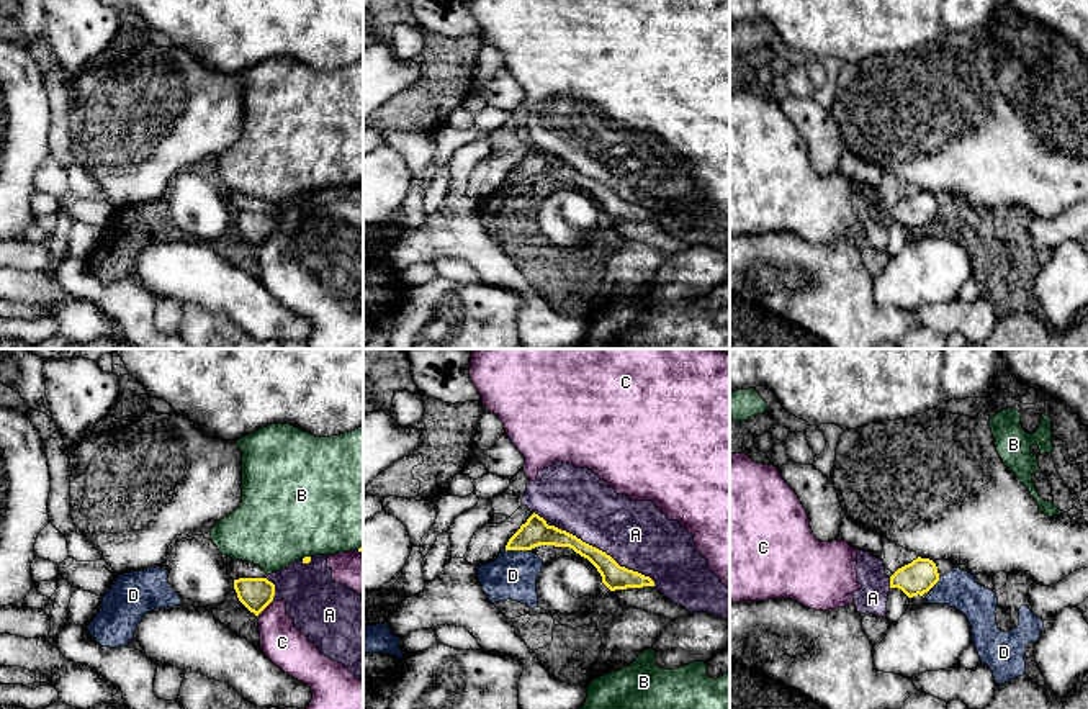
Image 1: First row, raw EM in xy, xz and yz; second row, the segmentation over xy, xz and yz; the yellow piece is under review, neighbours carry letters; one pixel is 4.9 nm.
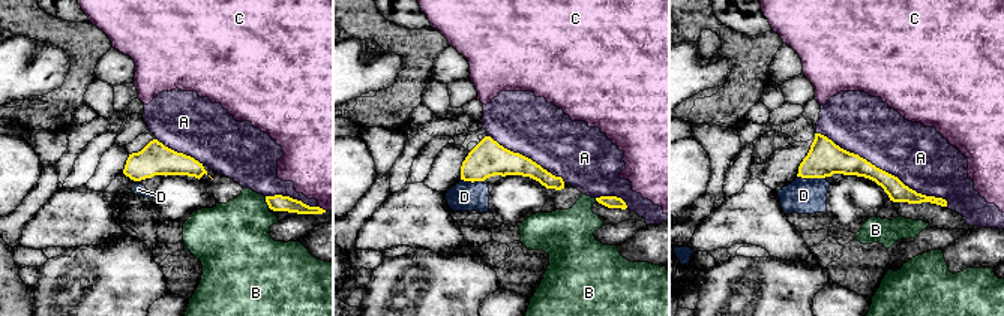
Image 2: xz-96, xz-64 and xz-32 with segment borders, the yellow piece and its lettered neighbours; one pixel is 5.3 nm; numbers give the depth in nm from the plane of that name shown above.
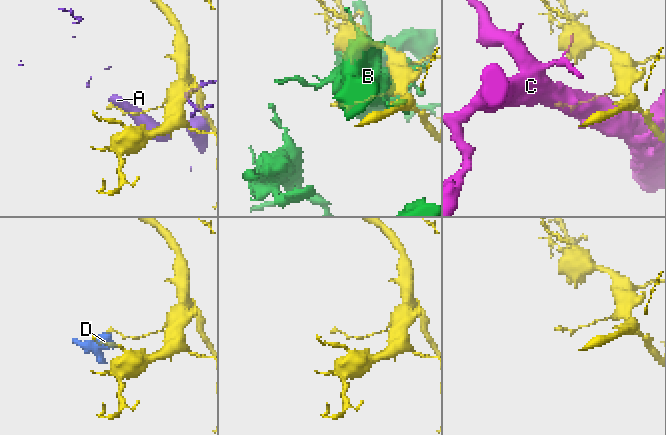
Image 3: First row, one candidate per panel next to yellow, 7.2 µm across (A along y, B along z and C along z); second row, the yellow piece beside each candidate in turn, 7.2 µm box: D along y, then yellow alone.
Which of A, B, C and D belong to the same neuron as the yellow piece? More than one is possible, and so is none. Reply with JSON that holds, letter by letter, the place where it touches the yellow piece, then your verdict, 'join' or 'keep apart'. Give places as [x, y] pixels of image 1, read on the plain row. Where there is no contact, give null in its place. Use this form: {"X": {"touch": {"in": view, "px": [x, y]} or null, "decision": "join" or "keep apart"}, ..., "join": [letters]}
{"A": {"touch": {"in": "xz", "px": [604, 185]}, "decision": "keep apart"}, "B": {"touch": {"in": "xy", "px": [306, 190]}, "decision": "keep apart"}, "C": {"touch": {"in": "xy", "px": [265, 239]}, "decision": "keep apart"}, "D": {"touch": {"in": "xz", "px": [517, 182]}, "decision": "keep apart"}, "join": []}

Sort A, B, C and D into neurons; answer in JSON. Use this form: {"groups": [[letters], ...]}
{"groups": [["A", "C"], ["B"], ["D"]]}

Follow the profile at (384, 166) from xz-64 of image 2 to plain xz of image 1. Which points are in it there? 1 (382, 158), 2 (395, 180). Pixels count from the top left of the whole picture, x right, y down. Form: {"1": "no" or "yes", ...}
{"1": "no", "2": "no"}

